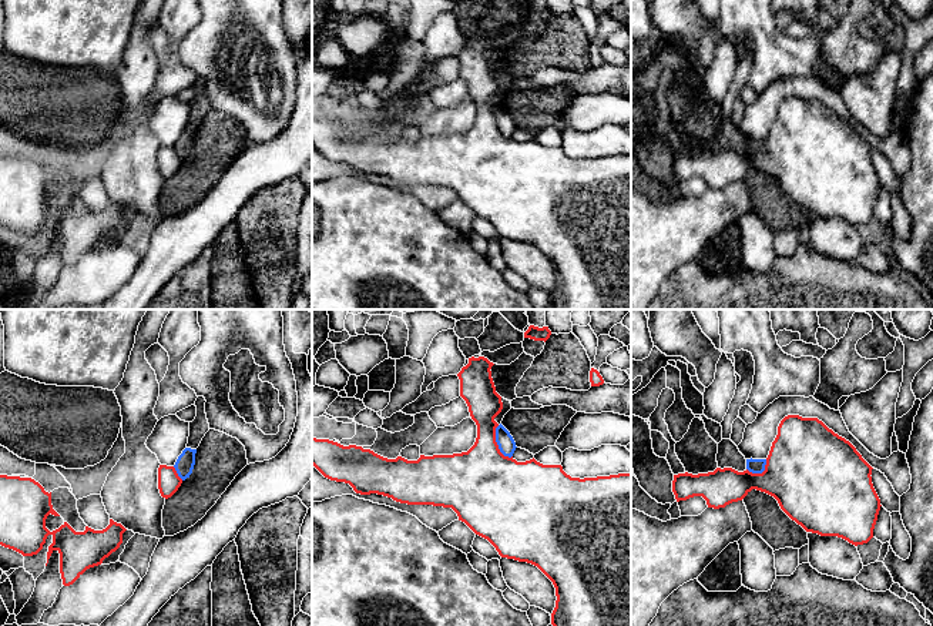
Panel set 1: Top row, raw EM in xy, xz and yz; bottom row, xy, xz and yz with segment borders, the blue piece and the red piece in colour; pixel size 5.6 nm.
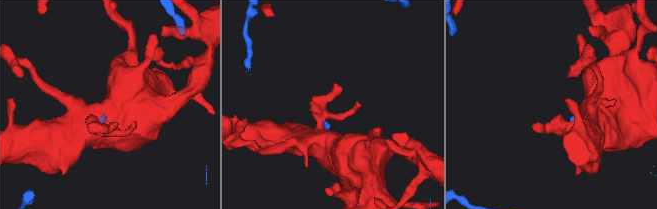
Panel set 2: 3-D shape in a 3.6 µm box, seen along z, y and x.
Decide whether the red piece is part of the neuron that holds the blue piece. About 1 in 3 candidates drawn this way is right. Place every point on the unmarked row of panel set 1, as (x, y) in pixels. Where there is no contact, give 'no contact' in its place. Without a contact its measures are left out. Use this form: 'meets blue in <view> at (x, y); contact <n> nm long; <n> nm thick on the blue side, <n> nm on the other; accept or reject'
meets blue in xz at (497, 124); contact 200 nm long; 100 nm thick on the blue side, 420 nm on the other; reject

